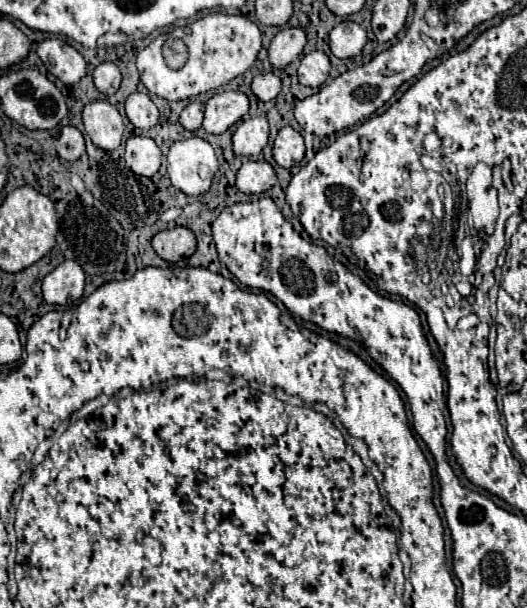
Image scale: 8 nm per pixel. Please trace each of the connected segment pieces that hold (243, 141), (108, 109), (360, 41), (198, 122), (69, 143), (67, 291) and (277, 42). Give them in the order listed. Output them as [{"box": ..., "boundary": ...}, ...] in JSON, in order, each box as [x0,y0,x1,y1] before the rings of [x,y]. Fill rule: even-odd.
[{"box":[232,117,268,155],"boundary":[[[246,117],[236,125],[232,135],[234,153],[238,155],[258,155],[268,143],[268,119],[266,117]]]},{"box":[82,101,124,151],"boundary":[[[90,101],[82,111],[82,121],[92,143],[104,151],[112,151],[120,145],[124,135],[124,123],[118,109],[106,101]]]},{"box":[328,21,366,59],"boundary":[[[342,21],[330,31],[328,45],[330,51],[340,59],[354,57],[366,45],[366,31],[354,21]]]},{"box":[180,101,204,131],"boundary":[[[192,101],[190,105],[184,107],[184,111],[180,113],[180,123],[184,125],[184,129],[194,131],[198,127],[202,127],[202,119],[204,119],[204,105],[200,101]]]},{"box":[54,125,86,161],"boundary":[[[64,125],[60,129],[60,135],[58,135],[54,145],[56,145],[58,155],[62,159],[66,159],[66,161],[74,161],[74,159],[78,159],[86,151],[82,133],[76,127],[72,127],[72,125]]]},{"box":[42,261,86,307],"boundary":[[[64,261],[52,273],[48,273],[42,281],[42,295],[46,303],[70,307],[84,293],[86,273],[78,261]]]},{"box":[268,27,306,69],"boundary":[[[302,27],[280,29],[268,47],[268,57],[272,67],[282,69],[288,63],[292,63],[302,53],[304,45],[306,45],[306,33]]]}]

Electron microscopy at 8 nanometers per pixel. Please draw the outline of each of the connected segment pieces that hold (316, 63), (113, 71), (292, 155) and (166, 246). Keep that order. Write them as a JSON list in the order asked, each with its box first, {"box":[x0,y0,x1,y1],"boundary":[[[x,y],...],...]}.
[{"box":[298,51,332,87],"boundary":[[[310,51],[300,61],[298,79],[300,79],[302,85],[320,87],[328,79],[330,69],[332,69],[332,65],[330,65],[330,59],[328,59],[326,53],[322,53],[322,51]]]},{"box":[94,63,122,95],"boundary":[[[100,63],[94,69],[94,85],[106,95],[116,93],[120,87],[120,81],[122,81],[122,75],[114,63]]]},{"box":[274,127,304,167],"boundary":[[[282,127],[274,141],[274,161],[280,167],[294,167],[304,159],[304,139],[294,127]]]},{"box":[152,227,196,263],"boundary":[[[174,227],[164,229],[154,235],[152,247],[158,257],[162,257],[168,263],[176,263],[184,257],[190,257],[196,251],[196,237],[186,227]]]}]

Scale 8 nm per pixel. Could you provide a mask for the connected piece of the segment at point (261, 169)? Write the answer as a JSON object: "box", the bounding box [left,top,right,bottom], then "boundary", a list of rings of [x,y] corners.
{"box":[236,161,276,195],"boundary":[[[248,161],[236,173],[236,187],[248,195],[260,195],[276,183],[276,173],[266,161]]]}

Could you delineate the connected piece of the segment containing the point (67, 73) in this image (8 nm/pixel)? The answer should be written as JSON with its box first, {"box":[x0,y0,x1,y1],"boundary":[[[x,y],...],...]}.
{"box":[36,39,86,85],"boundary":[[[44,39],[36,51],[48,71],[66,85],[78,83],[86,75],[84,57],[64,39]]]}

